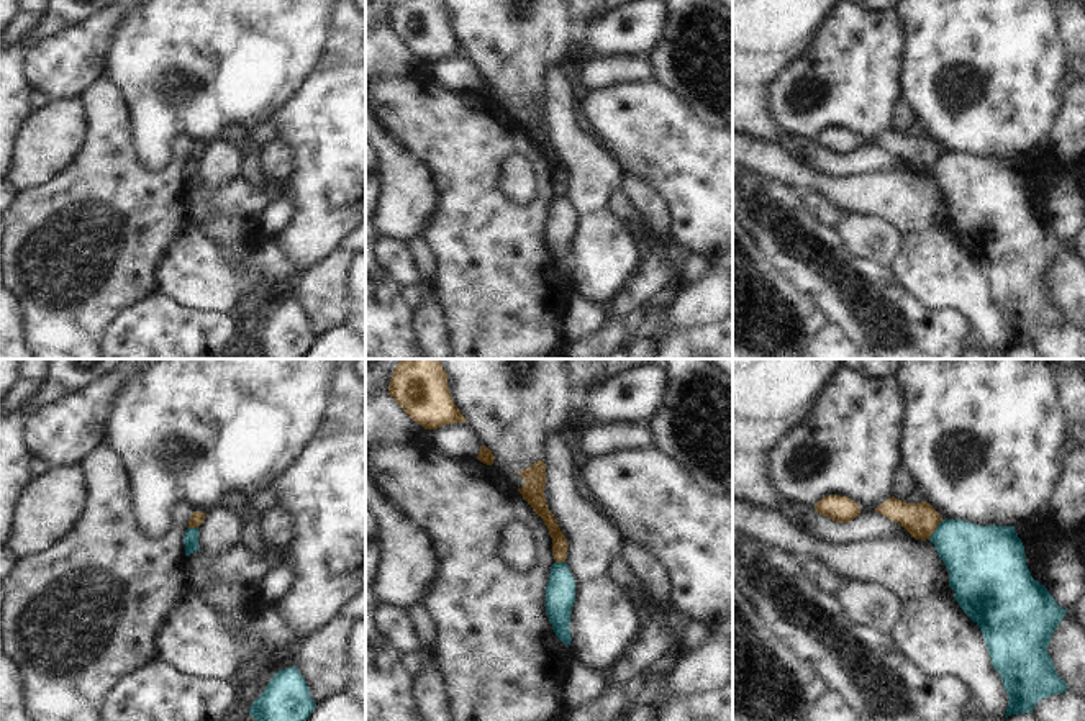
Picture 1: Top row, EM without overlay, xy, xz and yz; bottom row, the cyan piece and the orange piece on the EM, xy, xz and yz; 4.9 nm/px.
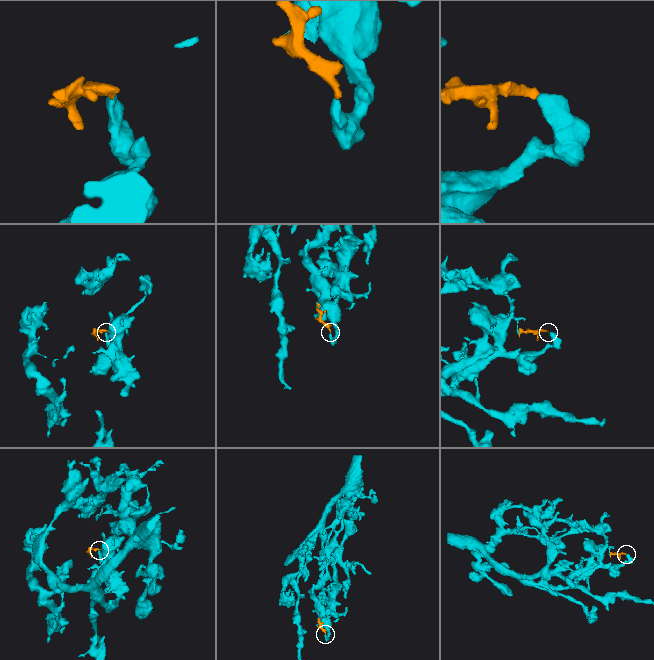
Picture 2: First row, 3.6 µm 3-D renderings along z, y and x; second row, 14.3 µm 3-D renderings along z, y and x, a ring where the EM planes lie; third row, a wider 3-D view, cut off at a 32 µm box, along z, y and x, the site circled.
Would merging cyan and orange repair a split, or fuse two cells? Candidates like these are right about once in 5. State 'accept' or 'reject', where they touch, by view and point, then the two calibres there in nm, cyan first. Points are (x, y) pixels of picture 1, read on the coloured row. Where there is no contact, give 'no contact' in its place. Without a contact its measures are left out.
reject | yz (936, 530) | 320/170 nm

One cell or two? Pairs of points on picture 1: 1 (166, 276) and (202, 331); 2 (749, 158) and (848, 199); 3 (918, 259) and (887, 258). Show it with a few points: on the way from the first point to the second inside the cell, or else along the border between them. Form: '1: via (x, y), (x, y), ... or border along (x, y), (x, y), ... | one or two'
1: border along (156, 292), (187, 308), (226, 315) | two
2: via (774, 163), (792, 174), (823, 184) | one
3: border along (907, 238), (892, 267) | two

